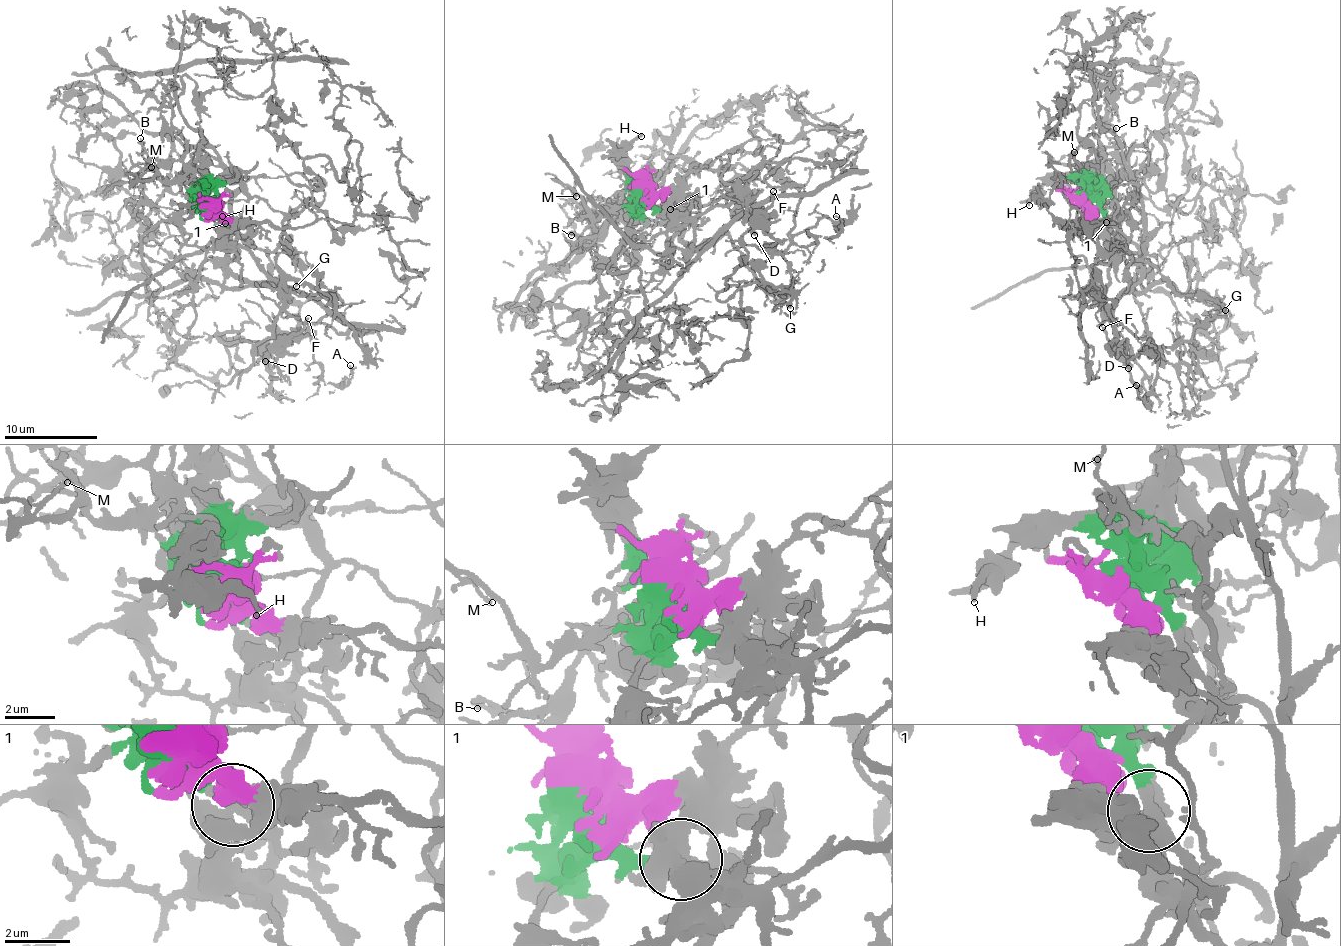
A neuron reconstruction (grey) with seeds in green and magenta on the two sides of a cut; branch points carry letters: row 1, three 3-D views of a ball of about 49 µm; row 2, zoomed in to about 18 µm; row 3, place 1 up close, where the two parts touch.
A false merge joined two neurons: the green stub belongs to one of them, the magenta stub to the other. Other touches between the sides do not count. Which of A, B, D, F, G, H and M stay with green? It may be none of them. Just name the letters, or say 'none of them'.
B, D, F, H, M

